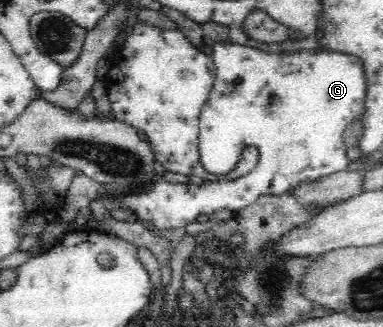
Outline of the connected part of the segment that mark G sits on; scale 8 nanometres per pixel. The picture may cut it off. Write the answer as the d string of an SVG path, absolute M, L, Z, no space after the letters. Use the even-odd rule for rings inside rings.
M229 39L214 43L211 56L216 66L214 88L199 116L199 152L202 165L206 171L215 175L226 174L236 168L246 147L256 146L259 150L257 168L239 179L234 179L234 186L216 186L214 198L218 202L182 202L182 194L178 194L178 182L170 183L163 179L151 182L142 192L132 191L118 198L120 208L133 212L137 221L146 228L154 226L160 230L172 230L196 222L200 214L211 215L226 208L236 212L254 204L260 196L288 193L291 188L296 188L304 181L315 181L346 170L351 162L342 134L365 108L367 81L364 64L359 57L329 49L320 52L309 52L306 49L292 54L281 54L243 46Z

